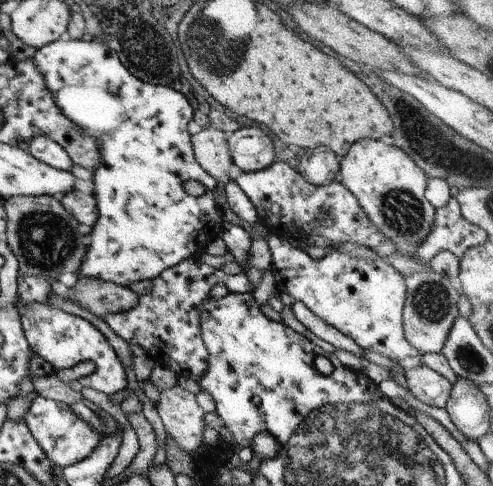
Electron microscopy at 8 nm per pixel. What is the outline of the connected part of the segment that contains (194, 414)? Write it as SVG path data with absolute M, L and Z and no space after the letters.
M175 383L171 388L159 390L155 410L169 436L181 452L196 453L203 445L201 434L205 428L203 410L194 396Z

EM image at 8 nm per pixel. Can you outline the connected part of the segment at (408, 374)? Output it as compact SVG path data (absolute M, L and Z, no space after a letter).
M427 365L404 370L404 384L419 402L427 406L444 408L450 395L450 382Z

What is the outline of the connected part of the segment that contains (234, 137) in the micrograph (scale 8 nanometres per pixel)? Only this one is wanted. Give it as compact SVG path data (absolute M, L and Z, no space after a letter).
M241 126L227 134L226 141L232 164L242 172L255 172L275 161L273 144L269 136L257 126Z

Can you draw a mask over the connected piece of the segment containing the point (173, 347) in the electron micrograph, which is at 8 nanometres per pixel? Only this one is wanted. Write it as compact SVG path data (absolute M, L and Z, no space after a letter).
M187 257L162 270L150 282L150 291L137 295L136 303L129 310L103 315L102 320L129 345L139 345L155 363L169 368L177 377L195 381L205 372L208 355L200 335L199 303L209 297L210 288L217 282L223 282L232 293L249 293L252 284L245 271L227 275L195 257Z

